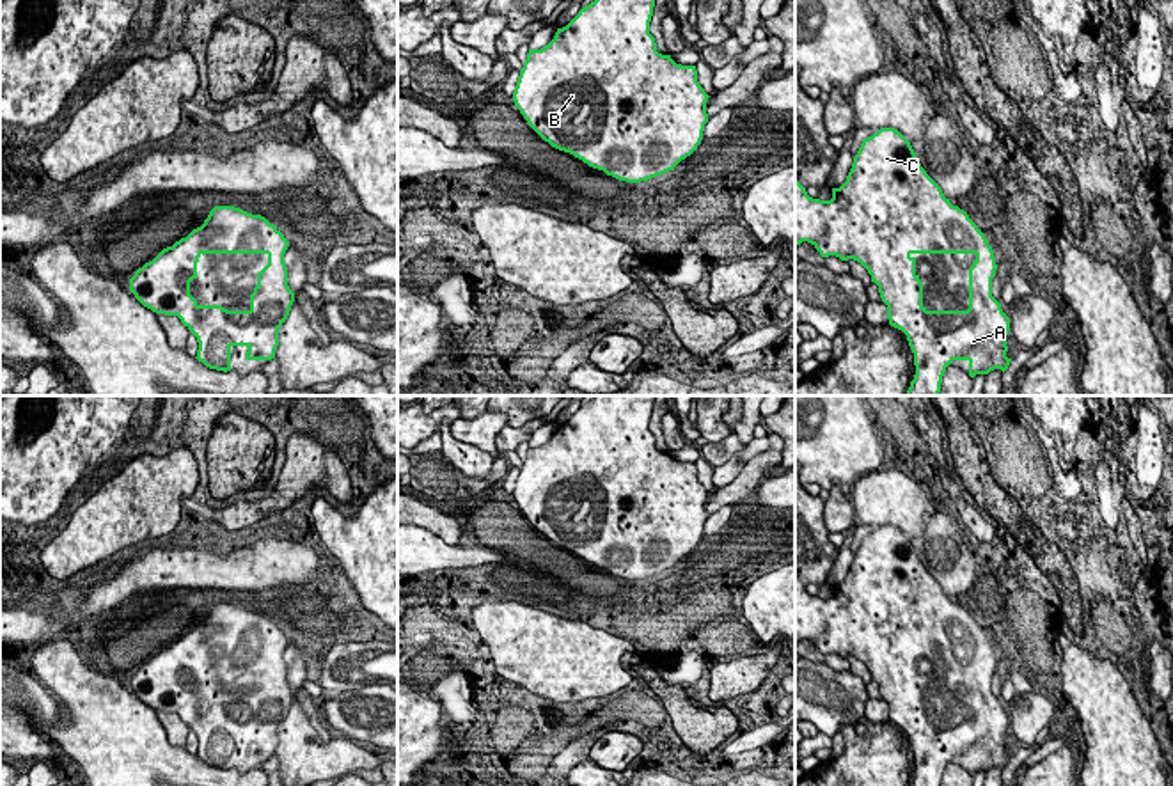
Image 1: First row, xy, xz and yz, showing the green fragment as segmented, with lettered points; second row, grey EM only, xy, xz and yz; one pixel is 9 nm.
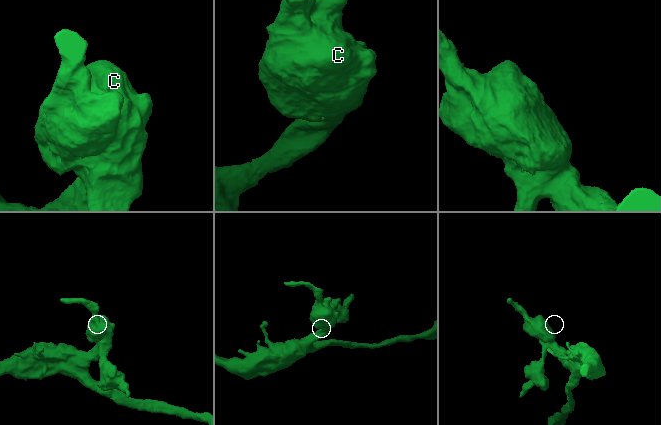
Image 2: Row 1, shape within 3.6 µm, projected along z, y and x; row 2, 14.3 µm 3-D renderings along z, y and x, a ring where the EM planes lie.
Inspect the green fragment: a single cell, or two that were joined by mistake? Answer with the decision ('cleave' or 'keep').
keep

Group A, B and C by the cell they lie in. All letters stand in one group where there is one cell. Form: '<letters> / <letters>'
A B C

